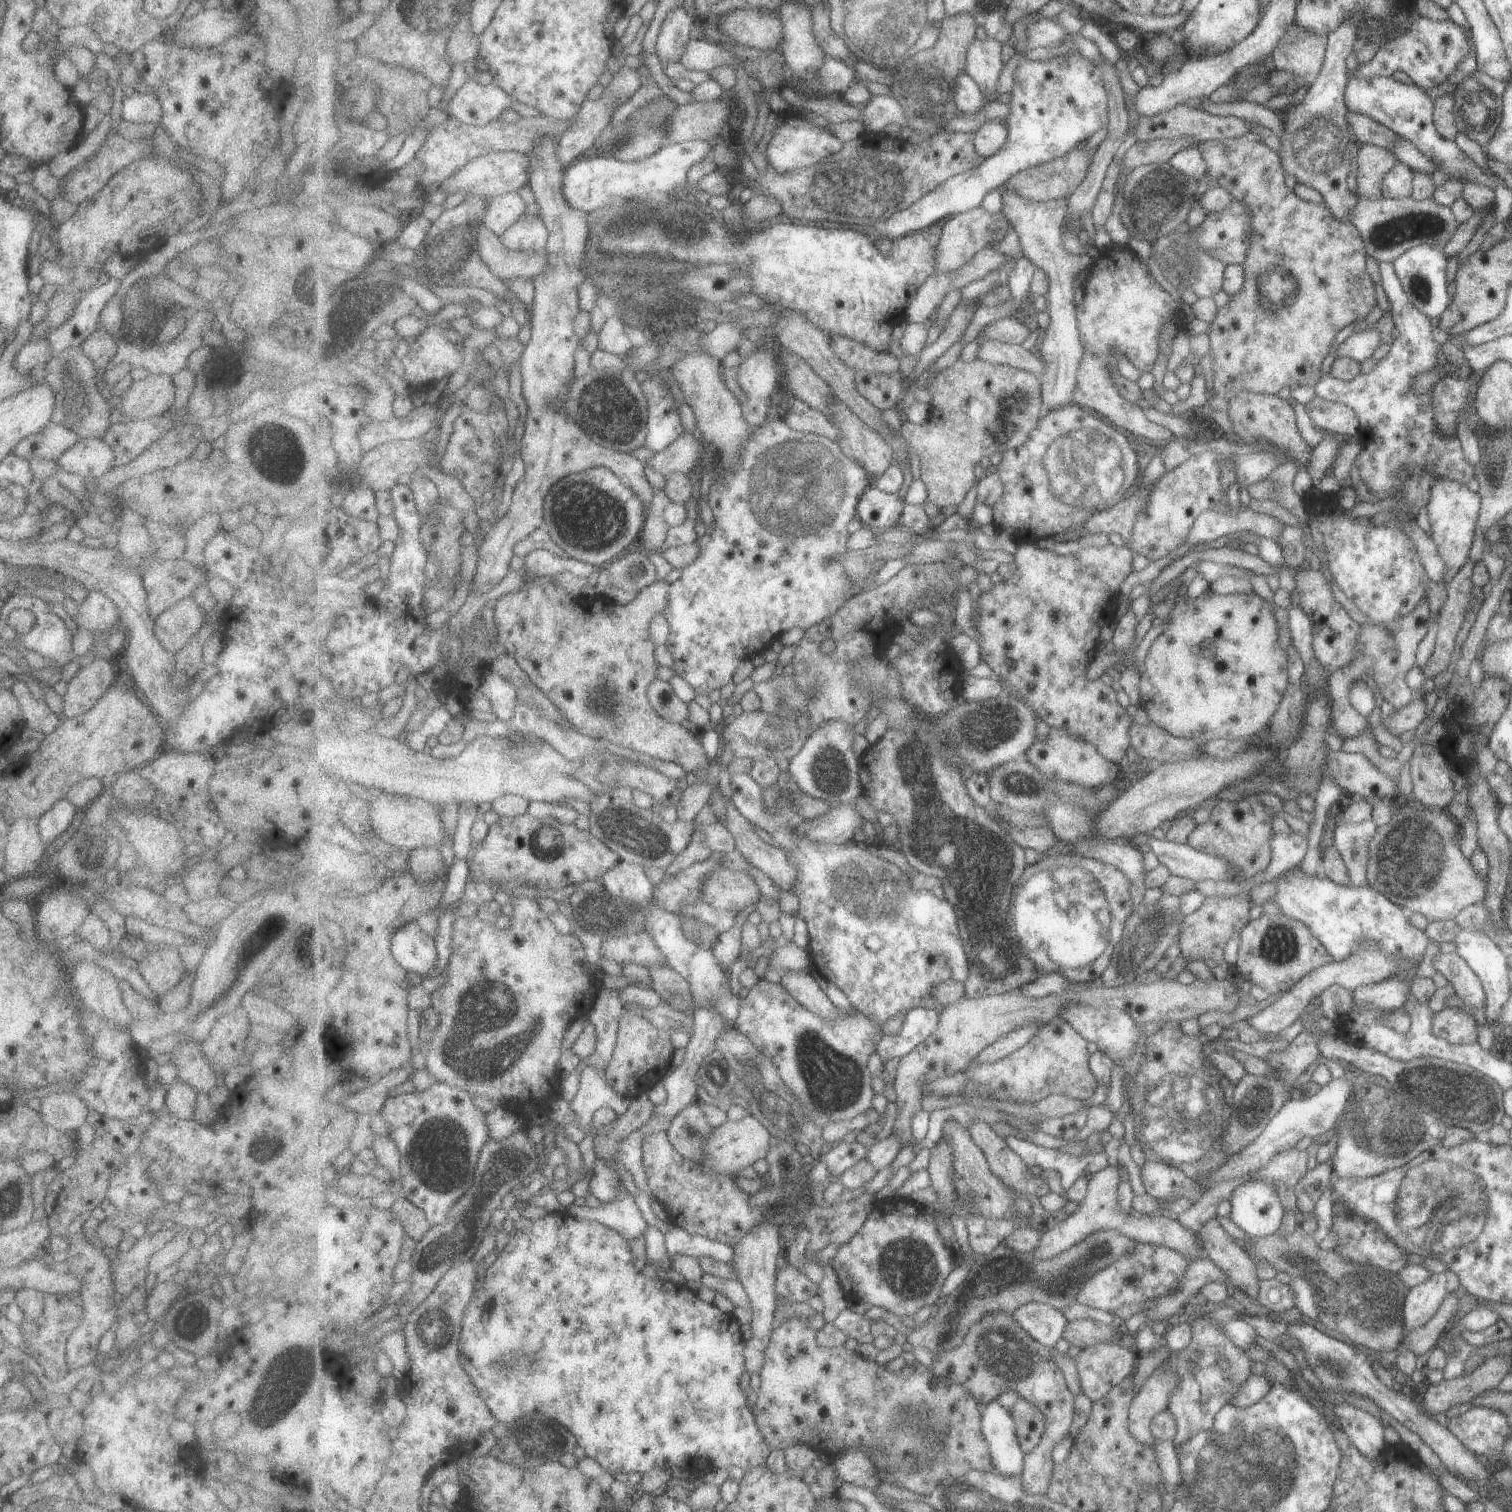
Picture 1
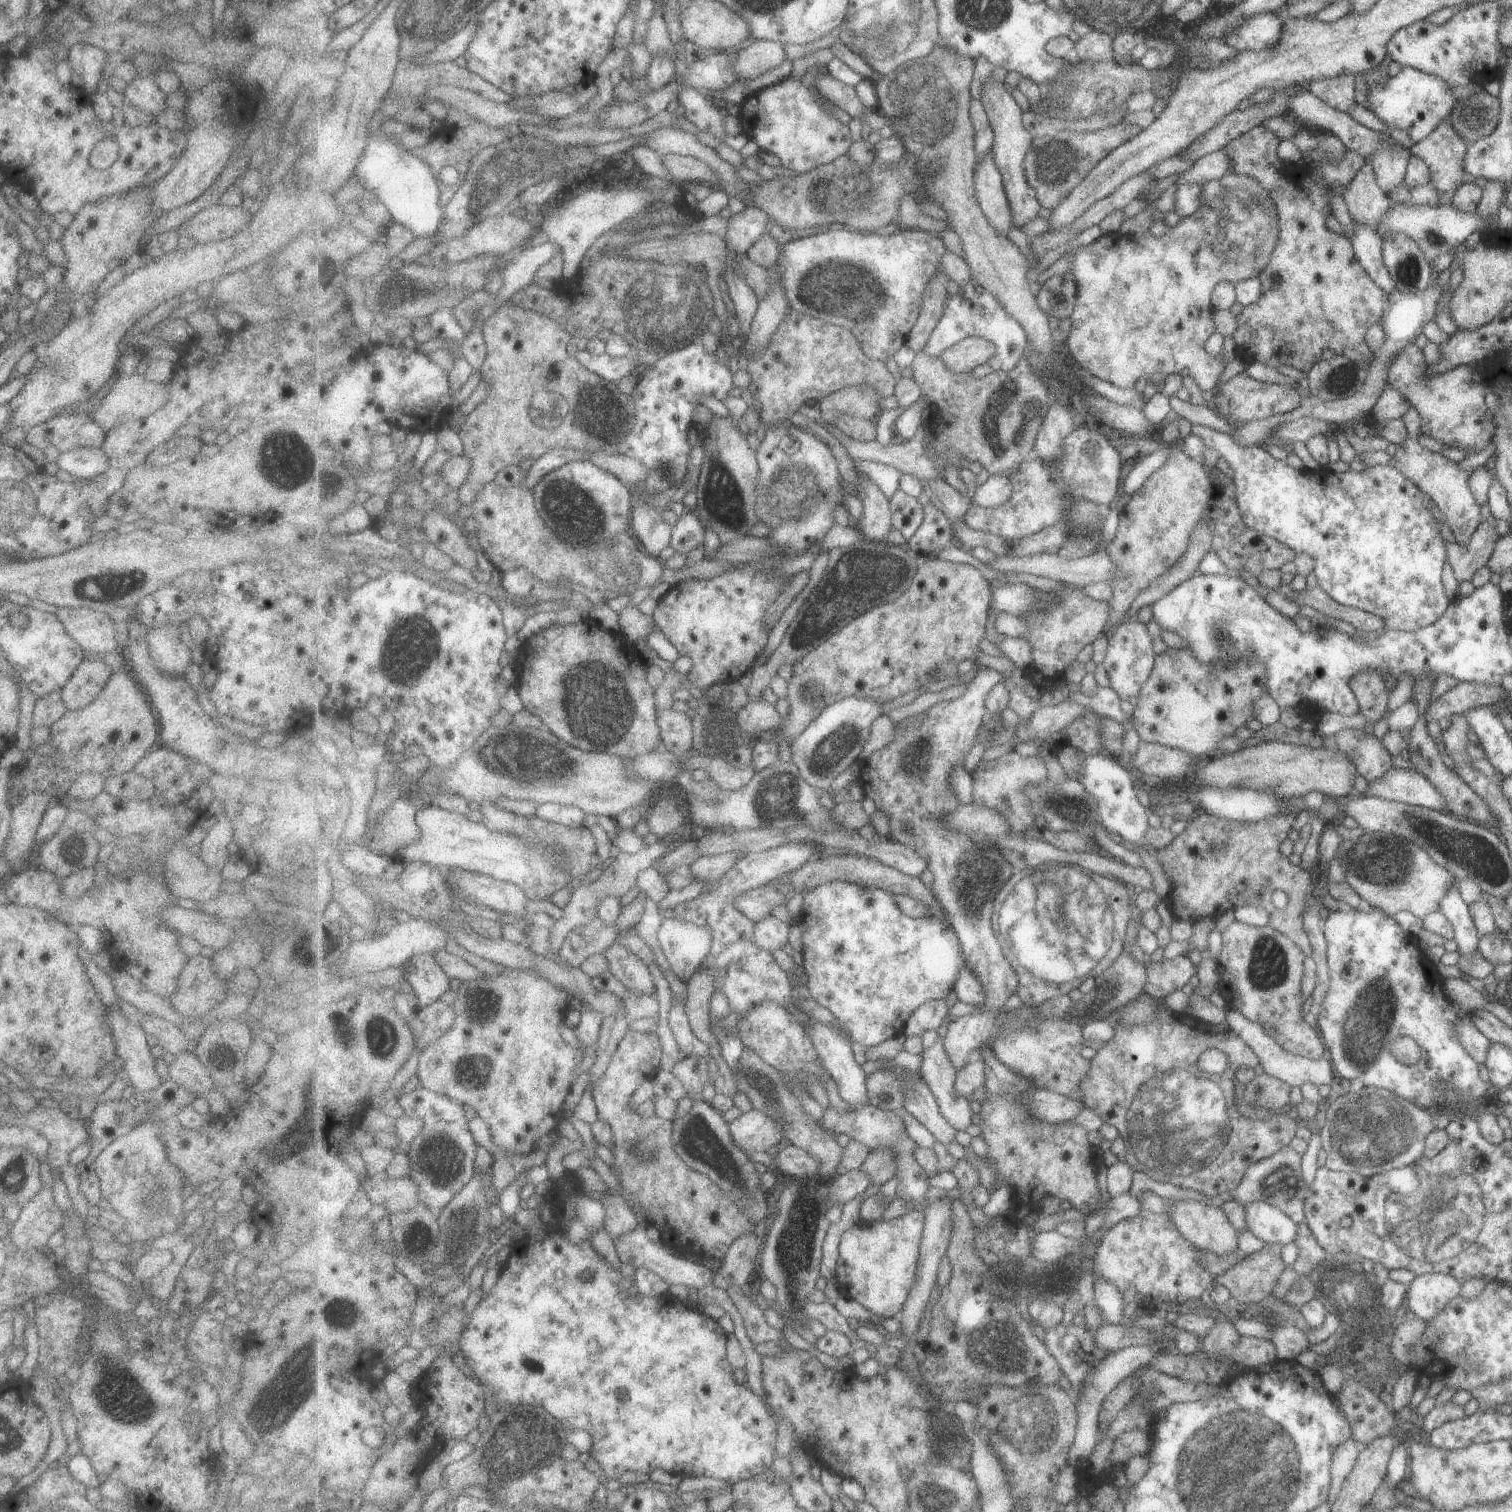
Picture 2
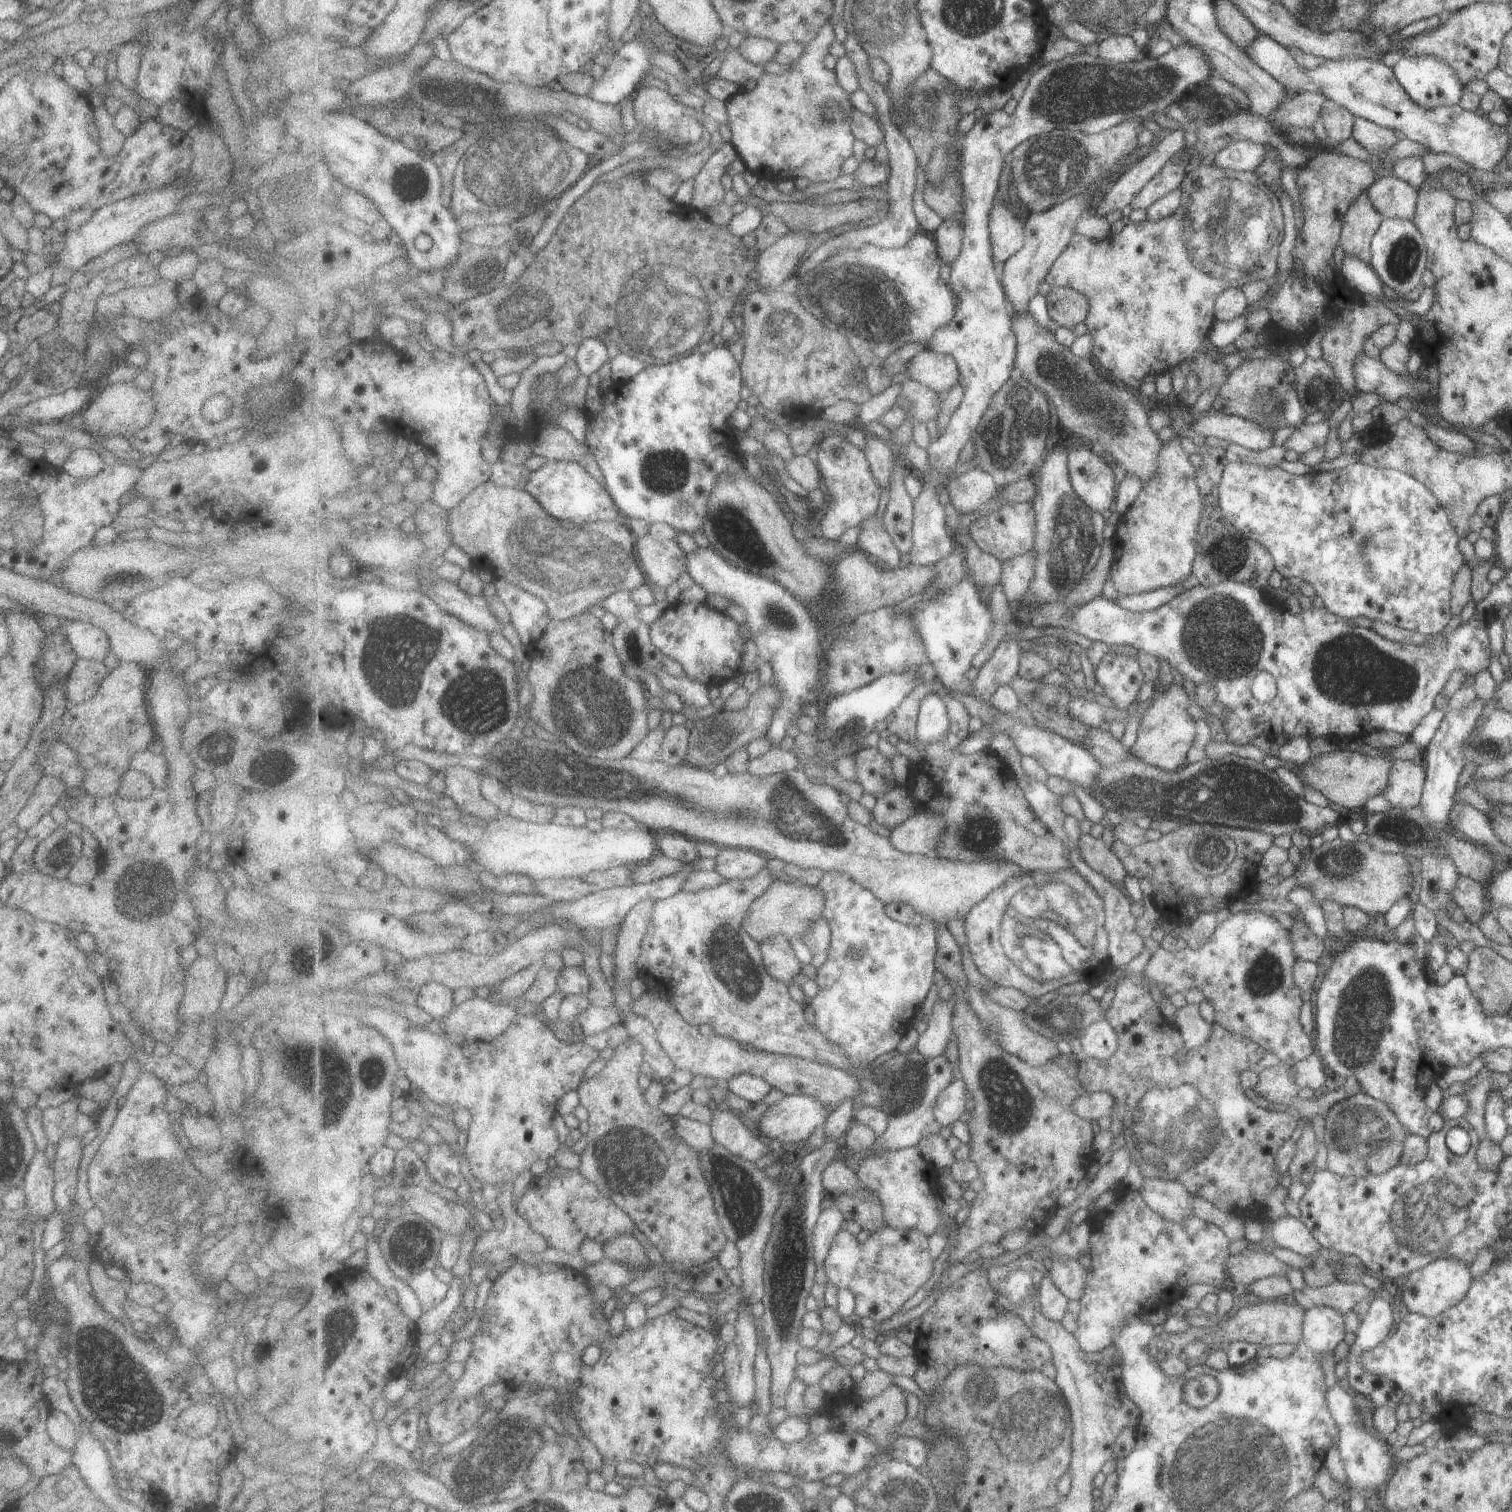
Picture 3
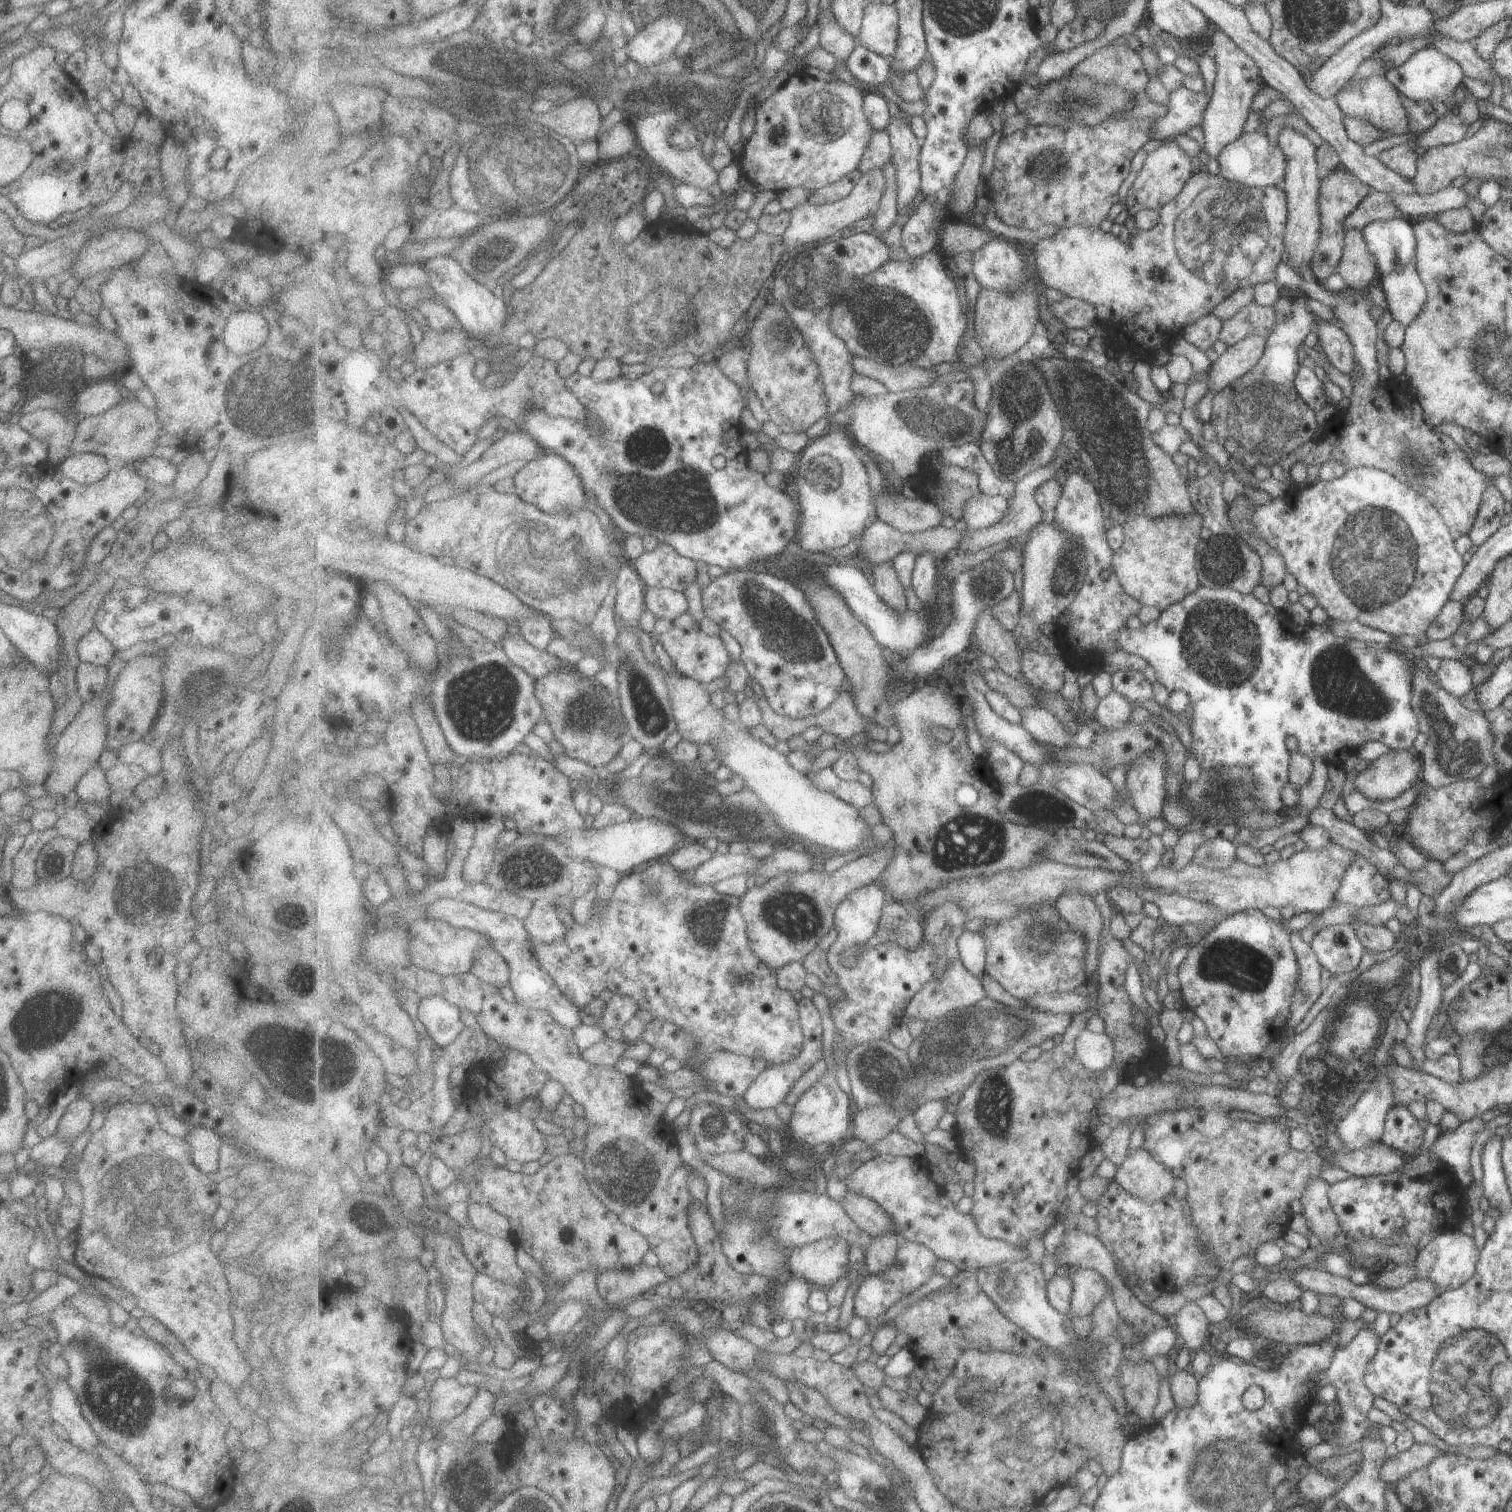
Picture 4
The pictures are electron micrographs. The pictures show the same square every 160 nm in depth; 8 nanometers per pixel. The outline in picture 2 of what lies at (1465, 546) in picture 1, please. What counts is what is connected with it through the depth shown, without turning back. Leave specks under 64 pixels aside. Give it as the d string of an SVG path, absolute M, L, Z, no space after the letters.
M1413 405L1402 416L1402 421L1407 431L1407 437L1397 445L1396 454L1392 458L1393 466L1432 498L1433 506L1440 513L1442 522L1454 533L1456 543L1466 545L1474 532L1481 526L1482 518L1484 518L1481 506L1476 504L1476 500L1470 492L1468 476L1470 476L1470 472L1481 467L1489 468L1493 465L1493 460L1476 468L1463 469L1446 456L1428 451L1426 444L1422 444L1422 436L1426 436L1425 422L1422 421L1421 414Z

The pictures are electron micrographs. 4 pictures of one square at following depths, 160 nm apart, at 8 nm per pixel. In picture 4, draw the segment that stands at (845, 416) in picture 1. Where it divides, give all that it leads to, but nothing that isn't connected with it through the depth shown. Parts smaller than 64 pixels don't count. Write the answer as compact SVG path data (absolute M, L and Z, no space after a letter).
M894 563L878 564L871 572L876 590L880 592L880 596L900 614L904 614L908 610L908 592L904 588L904 584L898 578L898 570Z

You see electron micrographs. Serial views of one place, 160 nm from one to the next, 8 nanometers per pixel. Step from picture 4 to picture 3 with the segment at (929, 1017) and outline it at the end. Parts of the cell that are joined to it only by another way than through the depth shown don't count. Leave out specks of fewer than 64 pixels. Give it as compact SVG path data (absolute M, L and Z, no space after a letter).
M970 984L966 988L966 994L968 994L968 1002L972 1004L972 1008L976 1010L976 1014L981 1017L981 1020L990 1022L990 1024L996 1024L996 1027L999 1027L999 1041L1005 1046L1007 1052L1014 1053L1033 1066L1050 1064L1050 1060L1054 1062L1054 1058L1058 1058L1062 1054L1062 1050L1058 1048L1058 1042L1054 1042L1054 1040L1050 1040L1050 1038L1046 1038L1046 1036L1042 1036L1042 1034L1036 1032L1034 1030L1035 1024L1029 1030L1025 1027L1022 1021L1024 1020L1024 1011L1014 1010L998 1004L994 998L990 998L990 994L986 994L984 988L977 984Z

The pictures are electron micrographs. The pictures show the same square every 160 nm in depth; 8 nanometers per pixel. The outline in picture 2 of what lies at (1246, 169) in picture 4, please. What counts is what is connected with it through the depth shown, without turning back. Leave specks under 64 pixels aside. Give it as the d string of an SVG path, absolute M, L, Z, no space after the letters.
M1222 150L1206 154L1192 164L1188 170L1178 174L1178 185L1208 185L1210 181L1219 180L1229 171L1229 162L1230 156L1226 156L1226 152Z

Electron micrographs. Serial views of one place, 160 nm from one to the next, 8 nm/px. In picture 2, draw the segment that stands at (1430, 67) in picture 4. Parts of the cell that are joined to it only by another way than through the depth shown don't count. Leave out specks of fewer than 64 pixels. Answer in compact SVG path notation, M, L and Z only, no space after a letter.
M1406 66L1390 78L1388 87L1382 84L1380 92L1370 90L1367 97L1368 110L1373 111L1382 122L1390 124L1392 128L1406 130L1414 145L1427 138L1440 122L1445 121L1456 104L1451 87L1442 78Z

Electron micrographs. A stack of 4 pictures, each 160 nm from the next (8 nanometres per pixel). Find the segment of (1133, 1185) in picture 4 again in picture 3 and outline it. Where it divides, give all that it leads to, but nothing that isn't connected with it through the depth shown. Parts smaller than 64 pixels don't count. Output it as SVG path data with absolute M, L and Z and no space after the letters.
M1142 1178L1142 1186L1137 1193L1154 1212L1173 1222L1196 1218L1189 1211L1193 1195L1178 1180Z

